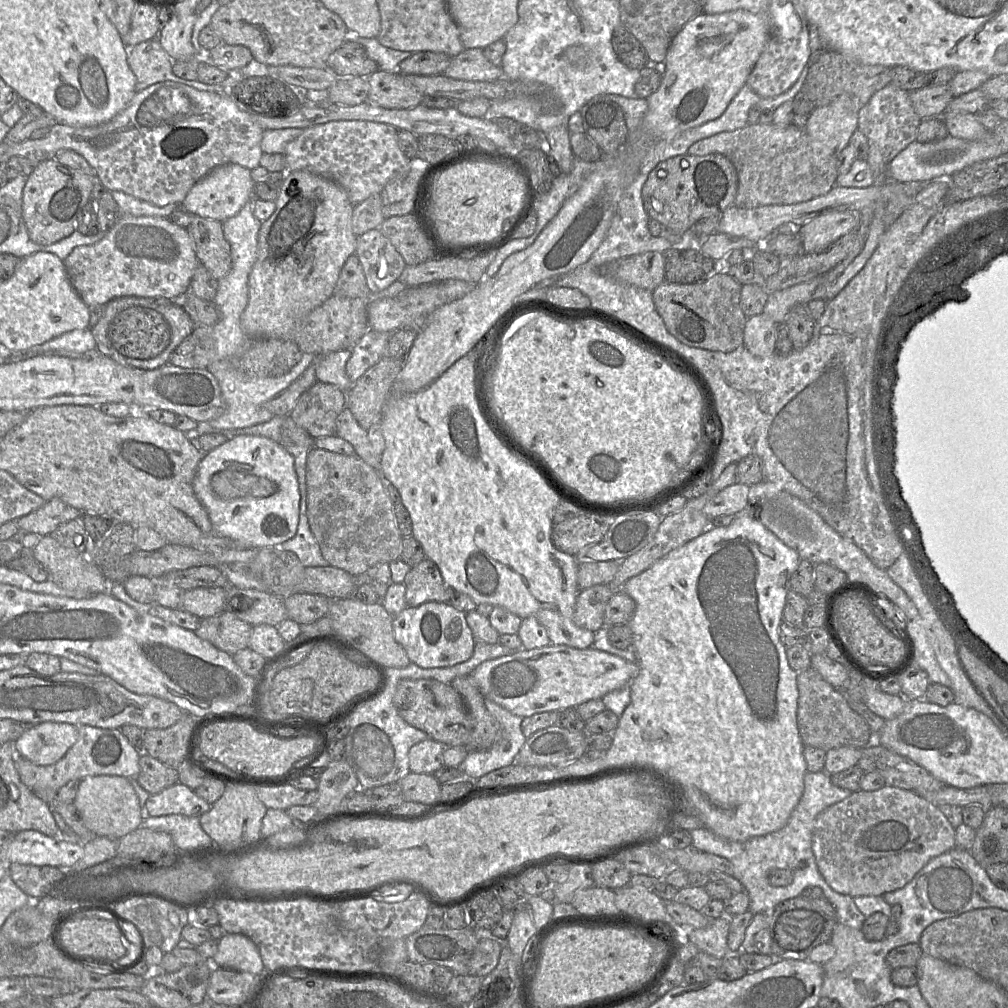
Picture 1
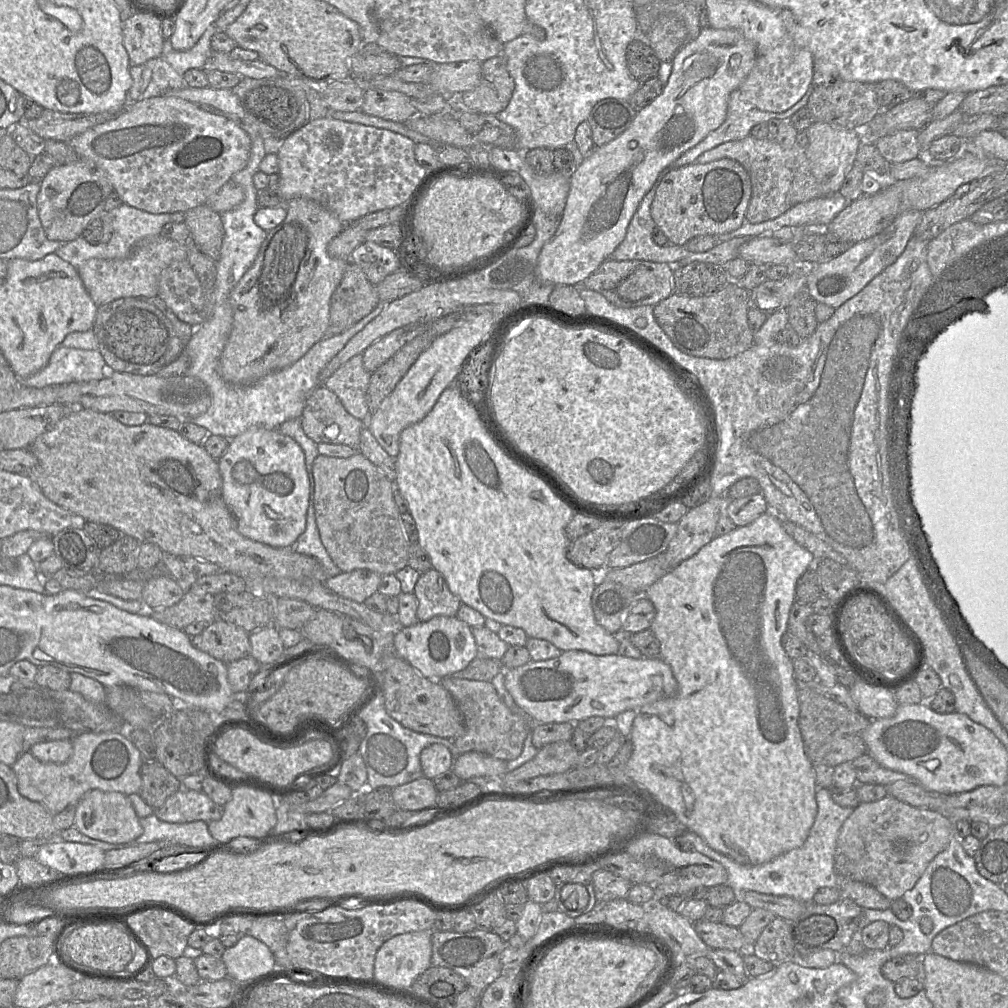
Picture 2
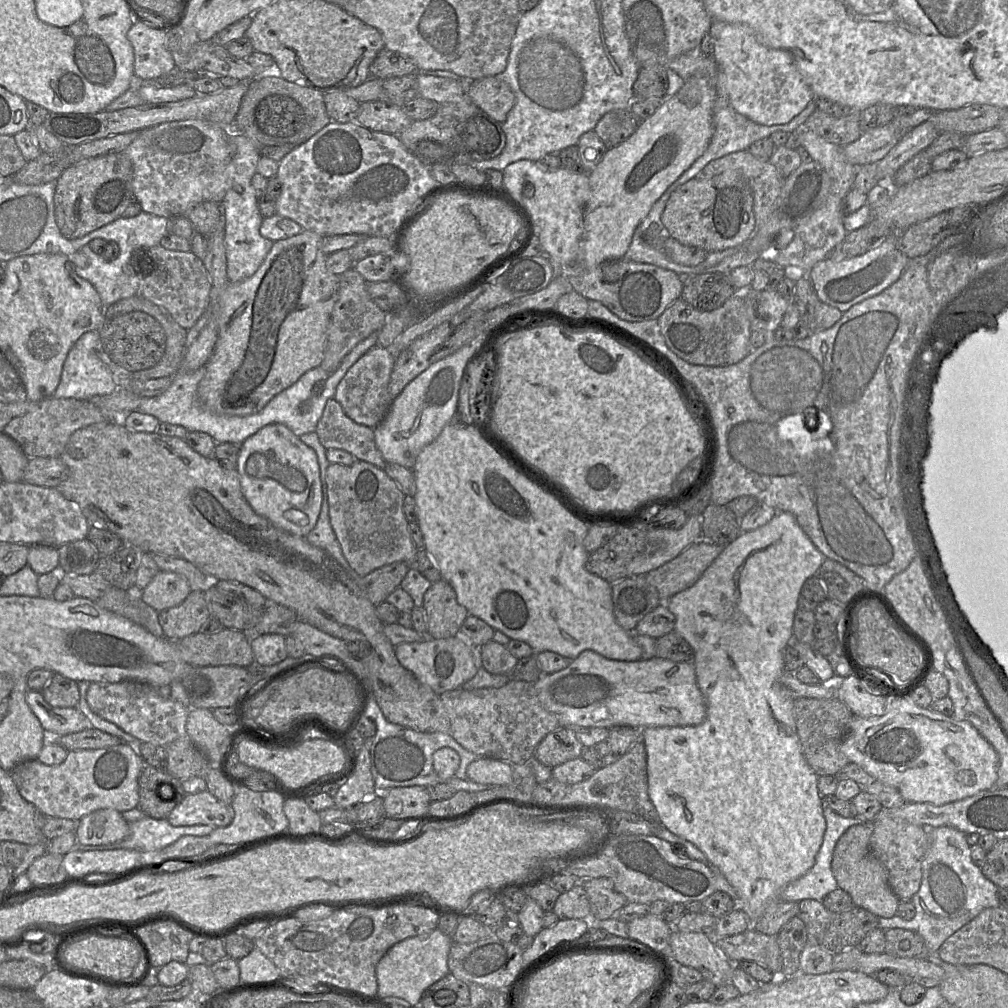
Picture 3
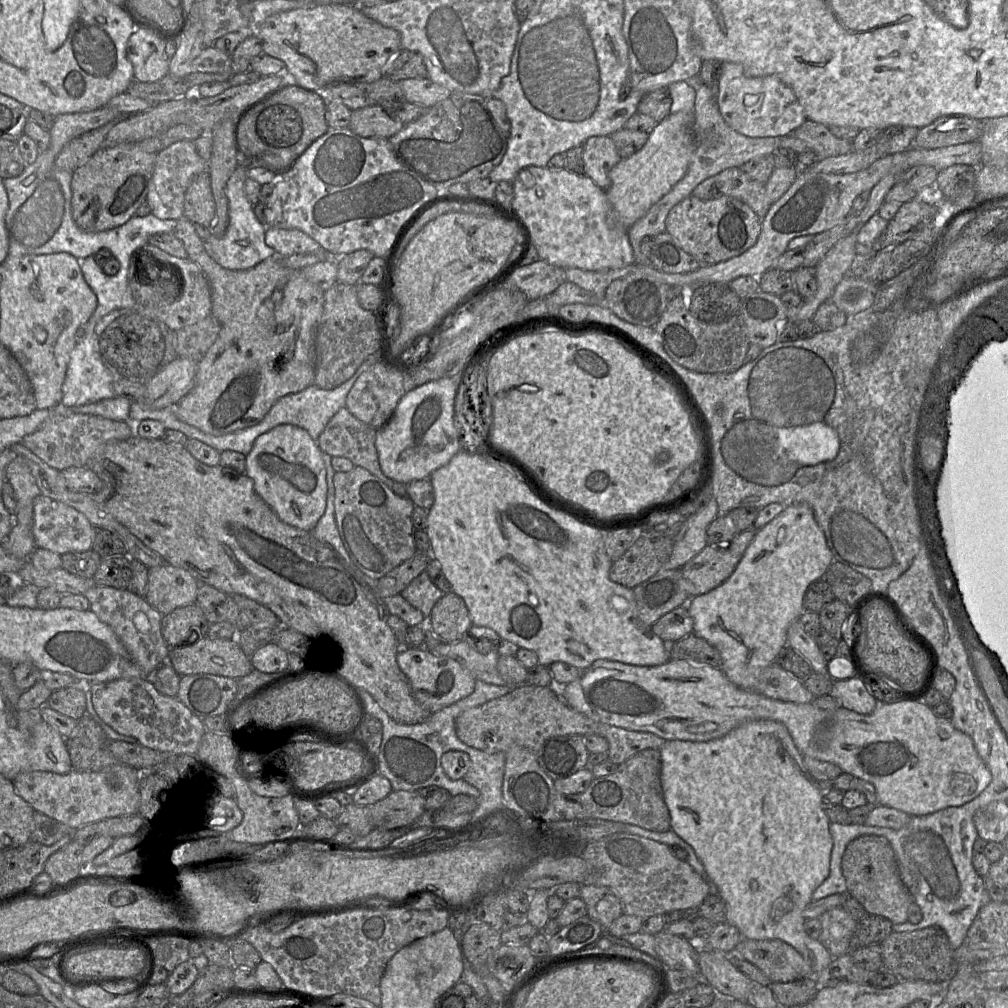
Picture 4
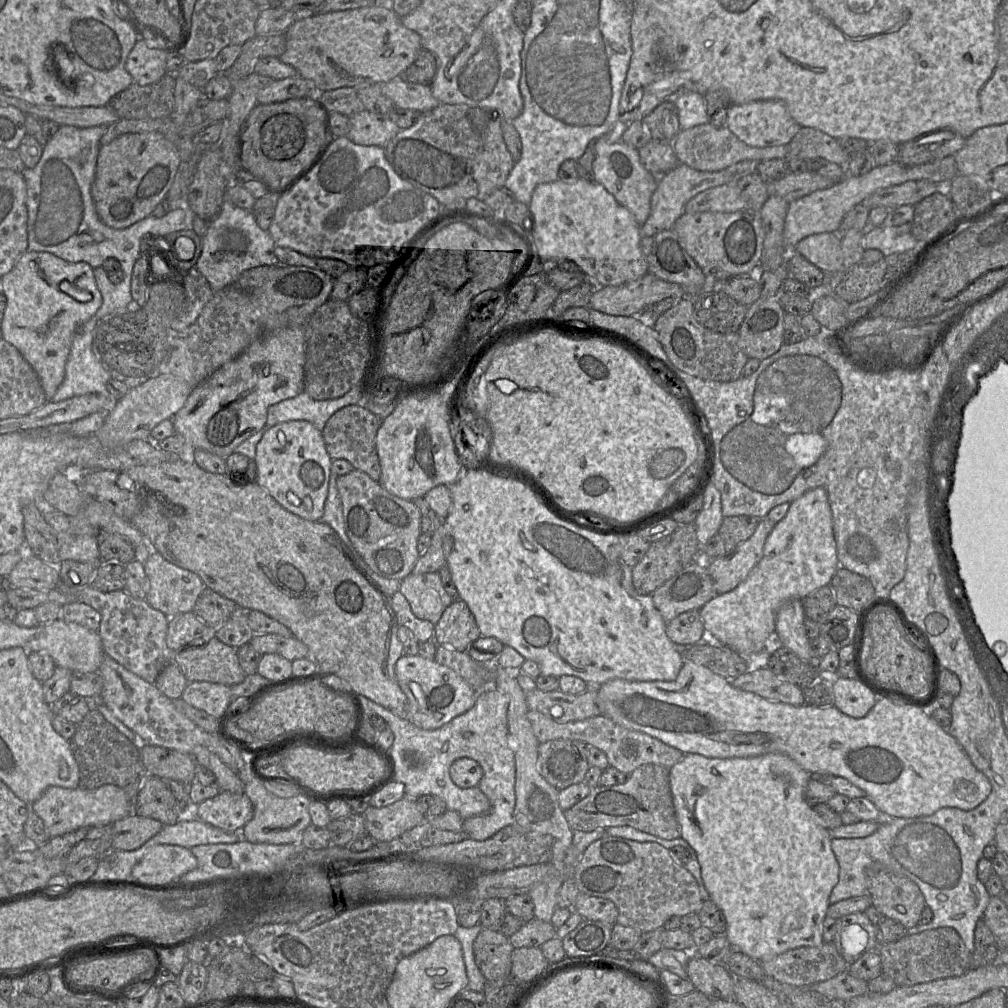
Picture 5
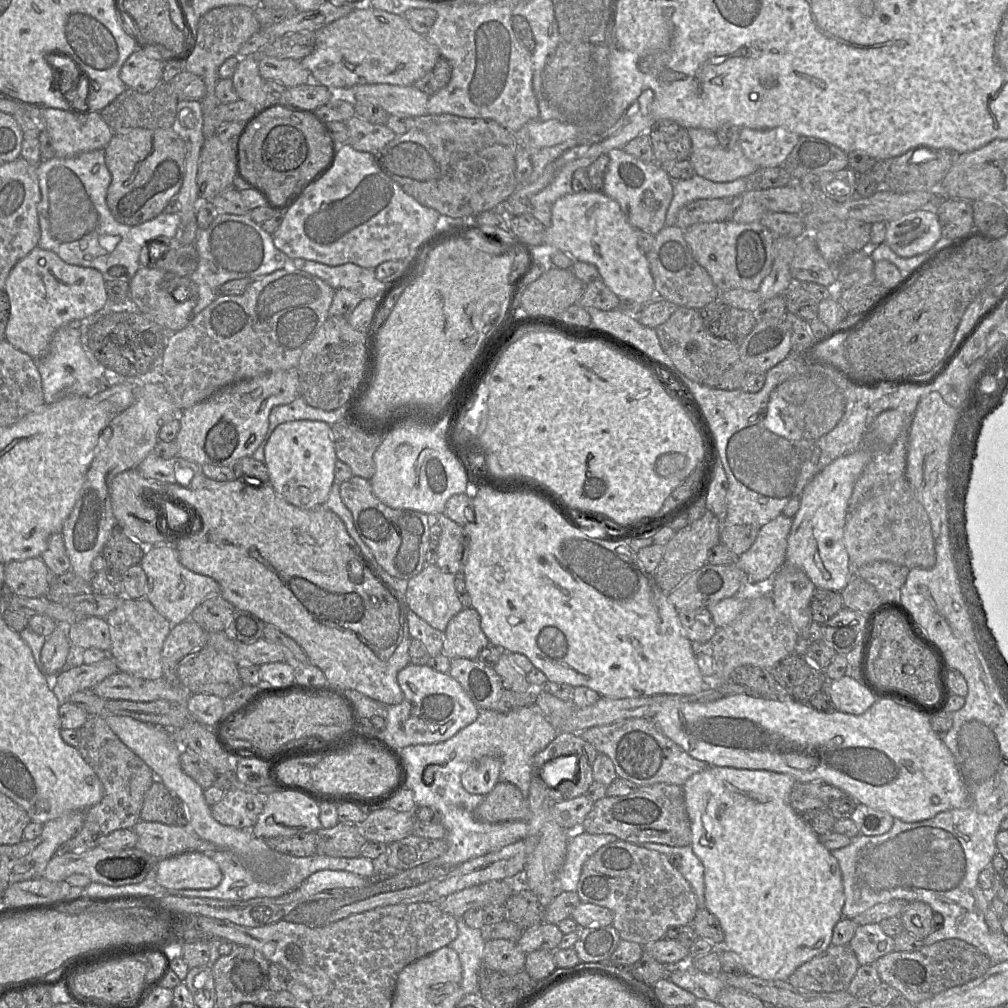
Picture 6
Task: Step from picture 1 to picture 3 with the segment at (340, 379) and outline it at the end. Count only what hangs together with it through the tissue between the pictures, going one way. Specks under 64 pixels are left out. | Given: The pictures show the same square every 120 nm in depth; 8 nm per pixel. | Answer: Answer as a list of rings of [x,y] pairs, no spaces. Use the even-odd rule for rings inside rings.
[[[374,346],[361,356],[337,385],[334,398],[354,422],[375,428],[385,417],[394,398],[389,393],[389,381],[395,358],[386,347]]]

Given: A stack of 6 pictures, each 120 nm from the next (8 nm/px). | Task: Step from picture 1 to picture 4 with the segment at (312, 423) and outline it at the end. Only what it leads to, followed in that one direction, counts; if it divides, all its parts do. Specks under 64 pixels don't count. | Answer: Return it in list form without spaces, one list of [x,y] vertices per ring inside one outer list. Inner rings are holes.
[[[346,407],[340,408],[329,420],[324,430],[317,439],[317,443],[322,452],[331,457],[338,456],[349,459],[354,466],[360,466],[368,470],[371,474],[379,478],[395,494],[401,497],[408,497],[406,484],[397,482],[387,477],[381,470],[375,447],[377,429],[363,423],[354,417]]]

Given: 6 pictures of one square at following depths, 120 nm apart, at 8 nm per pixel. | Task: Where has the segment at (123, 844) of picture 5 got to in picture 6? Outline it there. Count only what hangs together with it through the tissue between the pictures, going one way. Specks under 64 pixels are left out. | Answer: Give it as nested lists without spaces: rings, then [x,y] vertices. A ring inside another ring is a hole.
[[[140,820],[133,831],[138,837],[135,848],[157,859],[187,851],[211,853],[212,850],[220,849],[199,838],[189,827]]]

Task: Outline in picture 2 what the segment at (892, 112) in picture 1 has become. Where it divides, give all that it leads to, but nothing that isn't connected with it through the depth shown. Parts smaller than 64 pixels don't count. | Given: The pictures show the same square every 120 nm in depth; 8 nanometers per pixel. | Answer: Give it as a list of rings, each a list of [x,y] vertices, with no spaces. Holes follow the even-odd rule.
[[[900,130],[879,138],[875,145],[890,165],[920,156],[919,130]]]

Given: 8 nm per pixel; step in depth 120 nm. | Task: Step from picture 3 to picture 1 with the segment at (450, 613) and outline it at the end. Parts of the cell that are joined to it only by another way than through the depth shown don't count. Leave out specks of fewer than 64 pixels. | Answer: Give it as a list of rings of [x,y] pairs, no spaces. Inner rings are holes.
[[[428,558],[409,570],[403,584],[408,607],[417,607],[431,601],[449,603],[455,592],[443,580],[436,564]]]

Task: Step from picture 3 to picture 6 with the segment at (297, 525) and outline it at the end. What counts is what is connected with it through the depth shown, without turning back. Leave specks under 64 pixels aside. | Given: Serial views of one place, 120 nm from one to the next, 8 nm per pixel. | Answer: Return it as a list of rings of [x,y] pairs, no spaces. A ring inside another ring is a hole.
[[[295,420],[278,425],[264,448],[268,484],[287,502],[301,509],[325,505],[334,483],[337,460],[331,426],[318,420]]]

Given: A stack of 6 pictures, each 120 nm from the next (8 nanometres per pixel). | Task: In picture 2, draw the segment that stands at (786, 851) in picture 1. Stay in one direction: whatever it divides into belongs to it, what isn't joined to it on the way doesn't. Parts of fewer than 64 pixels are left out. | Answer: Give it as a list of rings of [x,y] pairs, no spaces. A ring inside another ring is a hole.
[[[817,788],[816,801],[818,806],[817,815],[809,835],[804,844],[796,849],[786,852],[777,858],[758,865],[744,865],[736,862],[732,858],[713,849],[700,835],[692,830],[687,830],[682,835],[689,840],[696,851],[722,864],[728,872],[727,885],[733,890],[749,890],[761,894],[775,896],[789,896],[800,902],[811,903],[815,893],[824,887],[836,888],[839,886],[839,874],[835,869],[835,851],[837,838],[840,829],[846,819],[852,814],[854,808],[842,807],[832,799],[831,790],[828,788]]]

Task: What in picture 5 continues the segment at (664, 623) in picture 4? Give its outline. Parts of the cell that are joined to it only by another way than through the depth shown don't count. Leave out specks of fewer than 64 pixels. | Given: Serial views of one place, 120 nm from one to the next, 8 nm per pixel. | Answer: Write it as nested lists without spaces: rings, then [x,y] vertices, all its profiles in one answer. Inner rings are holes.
[[[699,609],[686,611],[666,622],[667,636],[678,646],[690,646],[704,640],[705,632]]]

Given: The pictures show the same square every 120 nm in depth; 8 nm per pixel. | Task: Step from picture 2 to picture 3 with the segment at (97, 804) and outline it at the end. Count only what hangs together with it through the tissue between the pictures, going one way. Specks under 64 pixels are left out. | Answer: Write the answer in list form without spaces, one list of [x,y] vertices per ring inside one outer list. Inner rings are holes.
[[[100,809],[84,816],[75,829],[77,841],[91,846],[119,843],[129,834],[129,823],[114,809]]]

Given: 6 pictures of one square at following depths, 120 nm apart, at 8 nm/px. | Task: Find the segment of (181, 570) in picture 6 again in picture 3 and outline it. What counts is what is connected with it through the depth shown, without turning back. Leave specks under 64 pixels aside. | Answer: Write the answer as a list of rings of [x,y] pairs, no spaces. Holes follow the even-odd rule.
[[[159,571],[140,592],[139,597],[157,612],[162,612],[182,603],[192,587],[181,575]]]

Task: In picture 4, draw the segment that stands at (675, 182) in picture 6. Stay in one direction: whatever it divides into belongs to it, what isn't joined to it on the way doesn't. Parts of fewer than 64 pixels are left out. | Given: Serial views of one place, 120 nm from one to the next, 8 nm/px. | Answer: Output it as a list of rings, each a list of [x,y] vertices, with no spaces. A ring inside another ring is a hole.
[[[699,74],[689,78],[686,82],[696,92],[693,127],[695,128],[699,142],[689,163],[687,172],[682,179],[658,202],[651,206],[644,216],[628,228],[628,236],[633,249],[635,263],[640,265],[653,267],[651,260],[641,251],[642,239],[646,236],[656,236],[666,232],[665,220],[669,211],[680,201],[690,196],[698,184],[727,168],[741,168],[742,165],[751,159],[772,154],[785,137],[748,137],[740,134],[725,122],[719,111],[714,91],[700,80]]]

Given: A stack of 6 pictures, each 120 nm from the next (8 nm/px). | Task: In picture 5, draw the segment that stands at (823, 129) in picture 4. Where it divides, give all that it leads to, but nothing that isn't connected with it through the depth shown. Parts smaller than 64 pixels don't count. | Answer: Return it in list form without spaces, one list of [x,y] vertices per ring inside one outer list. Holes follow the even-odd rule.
[[[801,127],[788,144],[788,154],[802,160],[823,158],[829,162],[845,166],[848,162],[846,153],[837,139],[811,127]]]

